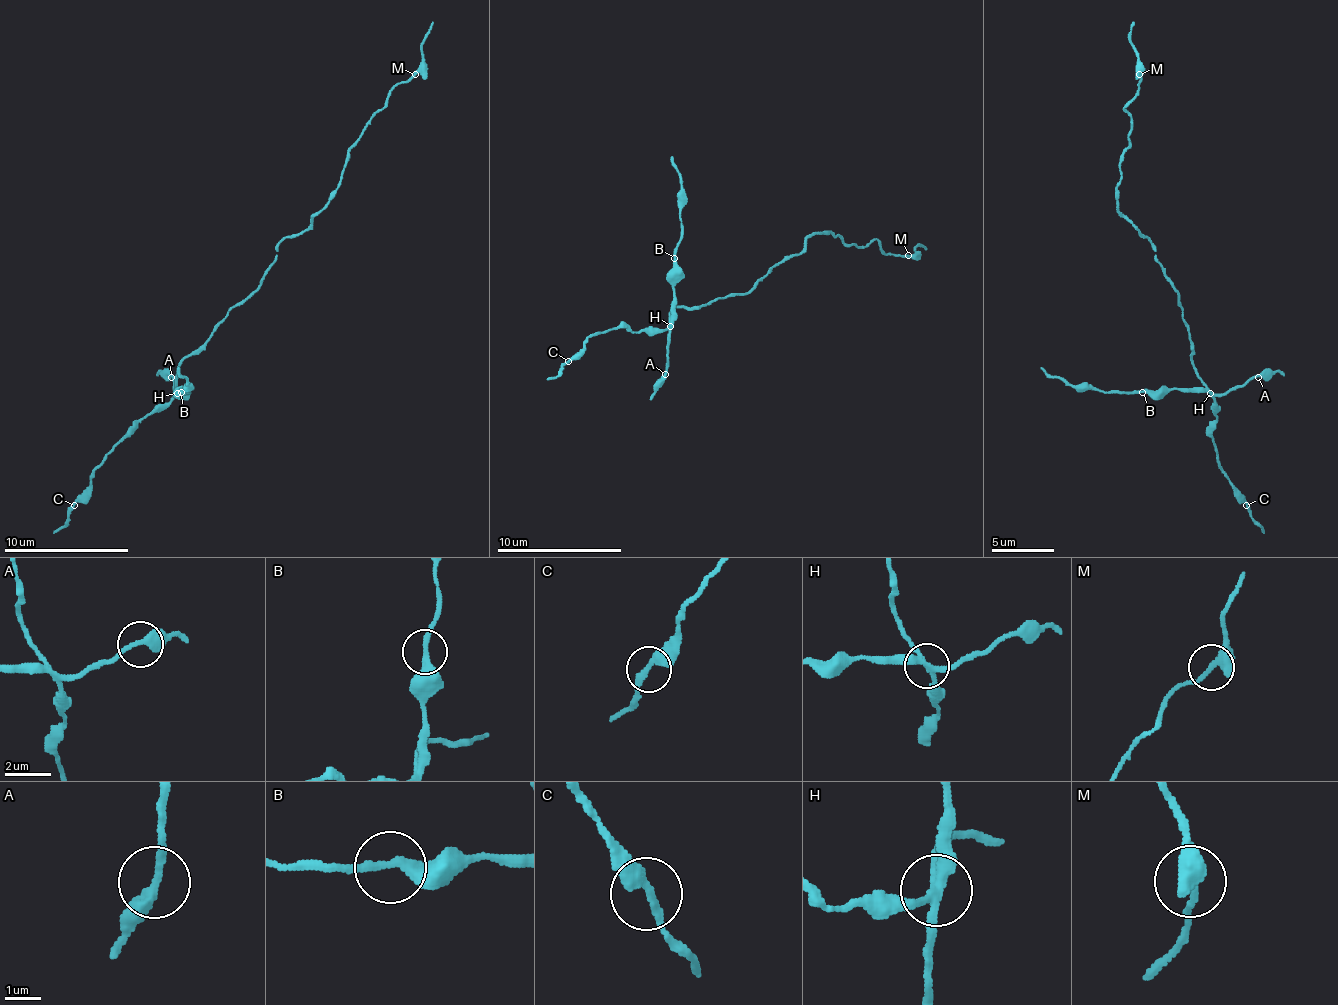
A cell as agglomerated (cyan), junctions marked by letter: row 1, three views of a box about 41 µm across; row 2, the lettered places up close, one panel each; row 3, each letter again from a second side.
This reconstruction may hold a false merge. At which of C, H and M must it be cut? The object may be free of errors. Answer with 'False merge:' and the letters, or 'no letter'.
False merge: H

